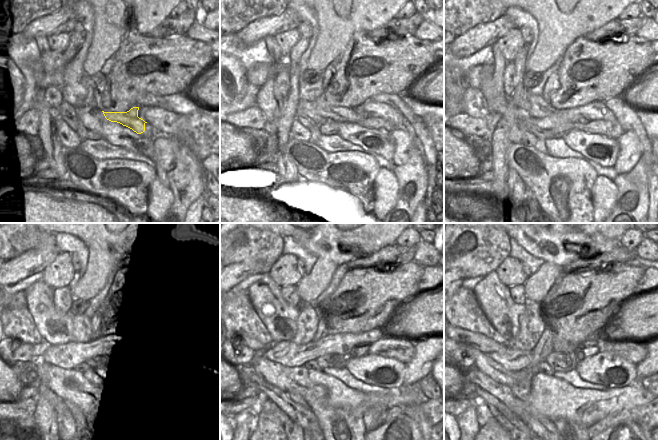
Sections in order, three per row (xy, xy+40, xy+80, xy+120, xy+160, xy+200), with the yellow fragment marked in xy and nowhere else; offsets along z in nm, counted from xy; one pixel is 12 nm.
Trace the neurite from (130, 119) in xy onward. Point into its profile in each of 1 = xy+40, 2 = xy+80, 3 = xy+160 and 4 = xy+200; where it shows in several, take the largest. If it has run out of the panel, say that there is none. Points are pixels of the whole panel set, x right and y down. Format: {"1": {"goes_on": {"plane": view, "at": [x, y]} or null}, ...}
{"1": {"goes_on": {"plane": "xy+40", "at": [338, 114]}}, "2": {"goes_on": {"plane": "xy+80", "at": [617, 130]}}, "3": {"goes_on": {"plane": "xy+160", "at": [403, 350]}}, "4": {"goes_on": {"plane": "xy+200", "at": [635, 352]}}}

